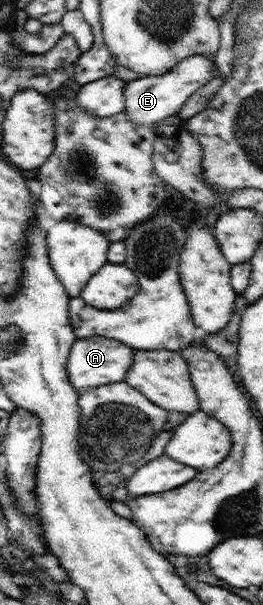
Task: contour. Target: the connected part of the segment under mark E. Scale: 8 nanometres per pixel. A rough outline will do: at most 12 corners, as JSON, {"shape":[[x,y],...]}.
{"shape":[[191,54],[124,89],[124,112],[153,126],[211,81],[213,55]]}

